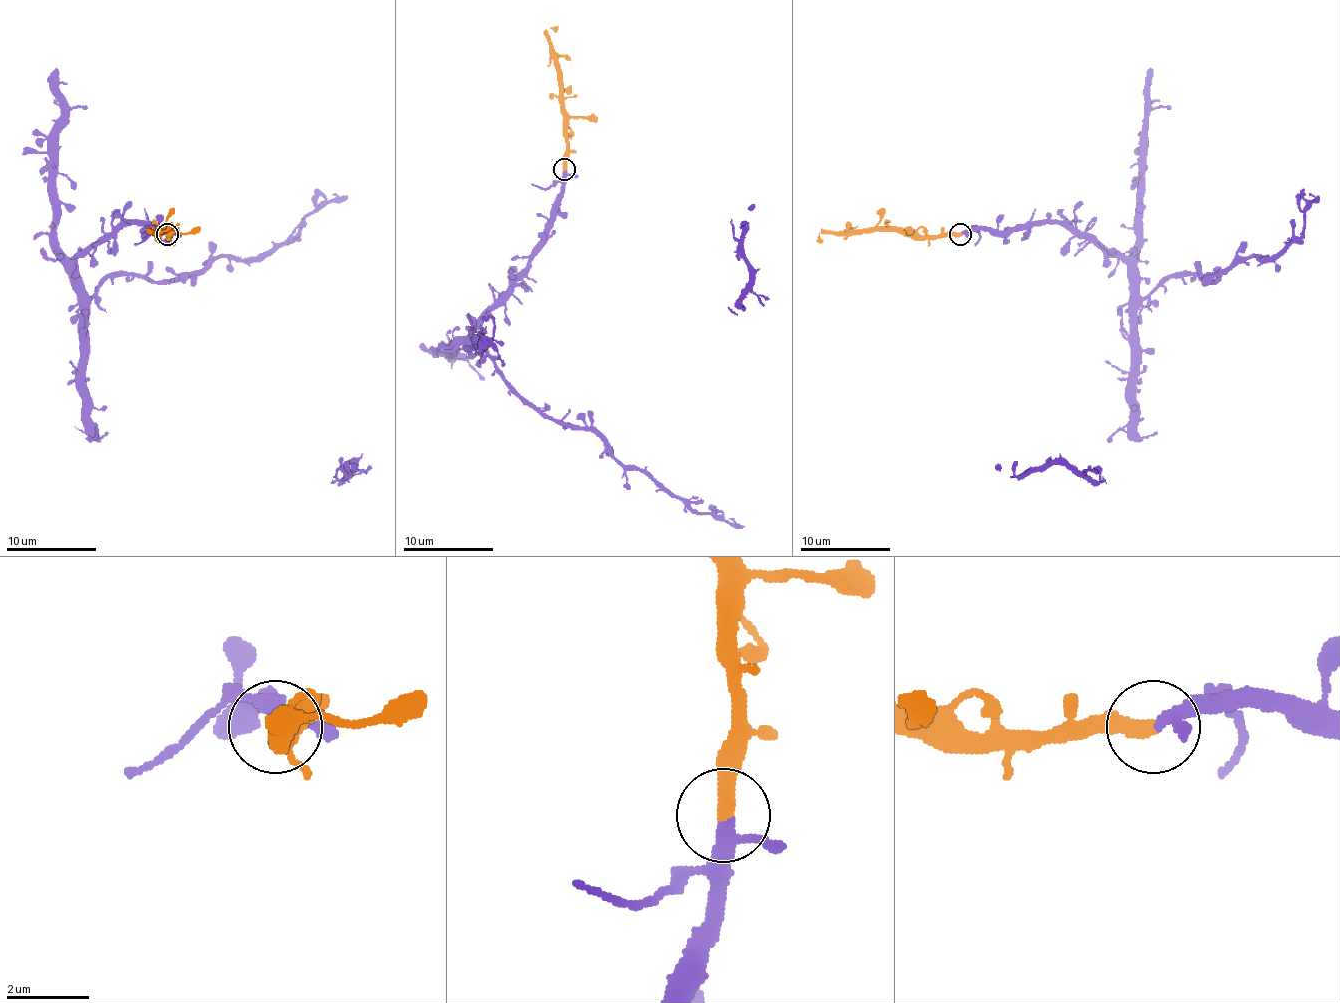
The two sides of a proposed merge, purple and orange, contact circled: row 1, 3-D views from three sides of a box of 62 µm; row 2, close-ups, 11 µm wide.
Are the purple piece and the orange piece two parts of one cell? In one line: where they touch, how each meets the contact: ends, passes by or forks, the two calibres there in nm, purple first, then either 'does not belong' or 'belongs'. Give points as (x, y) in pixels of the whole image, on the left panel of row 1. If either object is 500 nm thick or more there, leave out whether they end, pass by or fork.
at (167, 234); purple passes by; orange ends there; 280 nm thick on the purple side, 400 nm on the other; belongs

